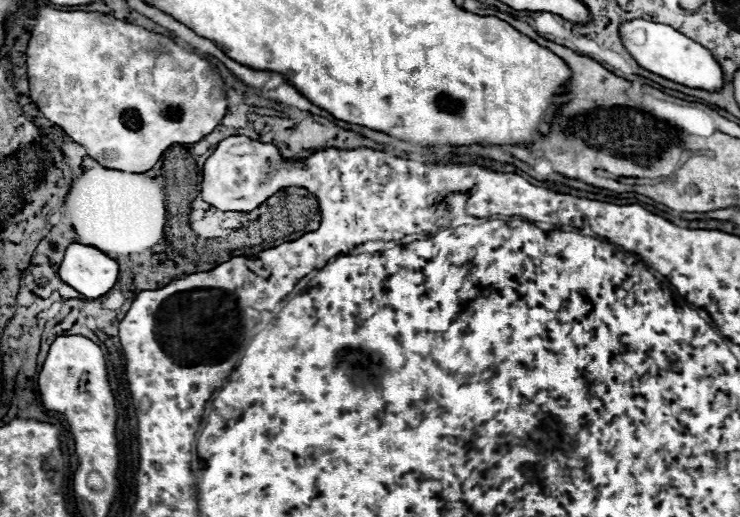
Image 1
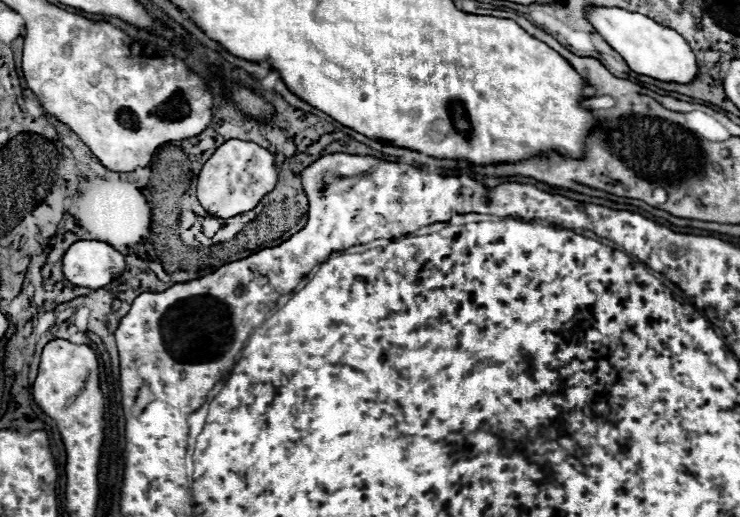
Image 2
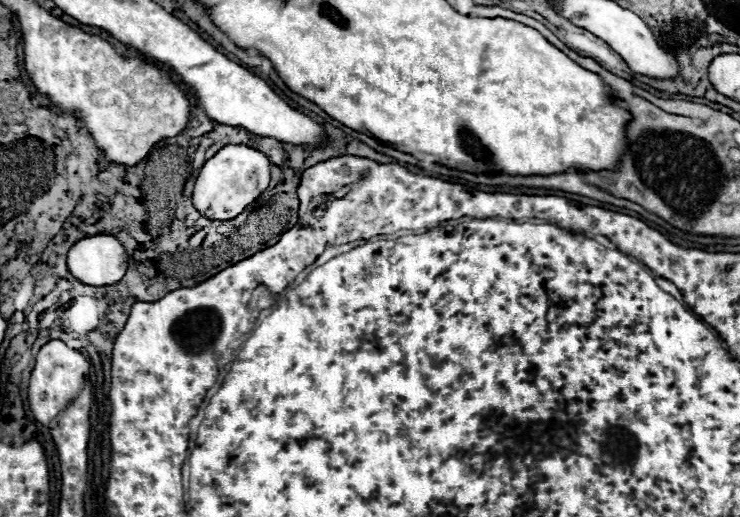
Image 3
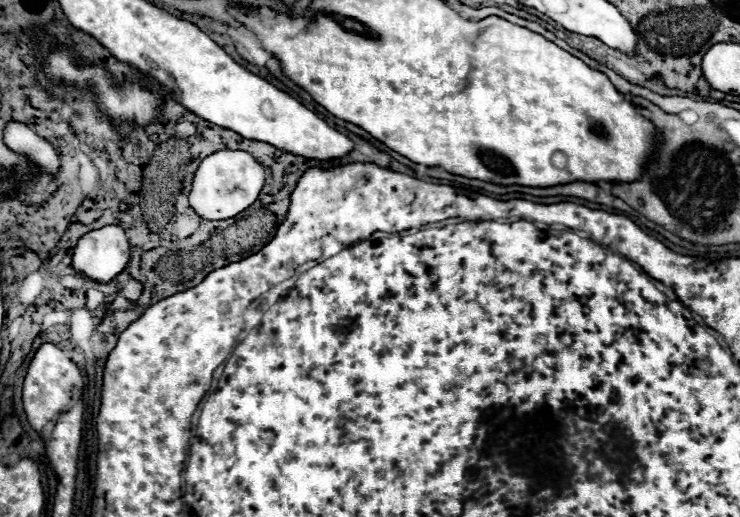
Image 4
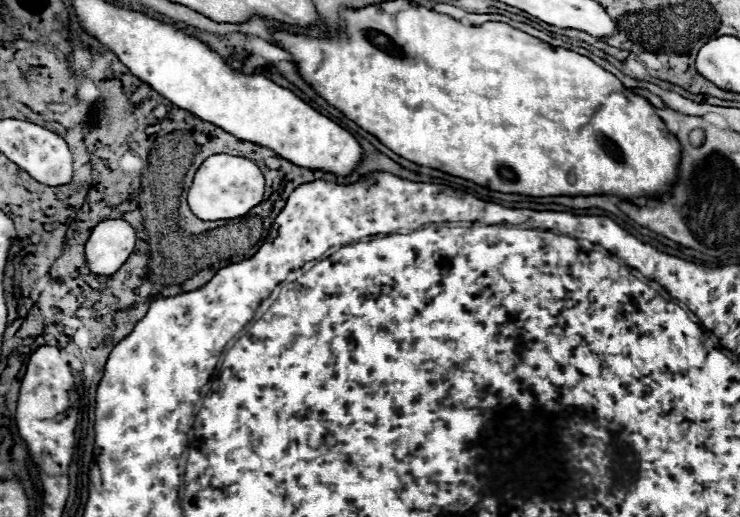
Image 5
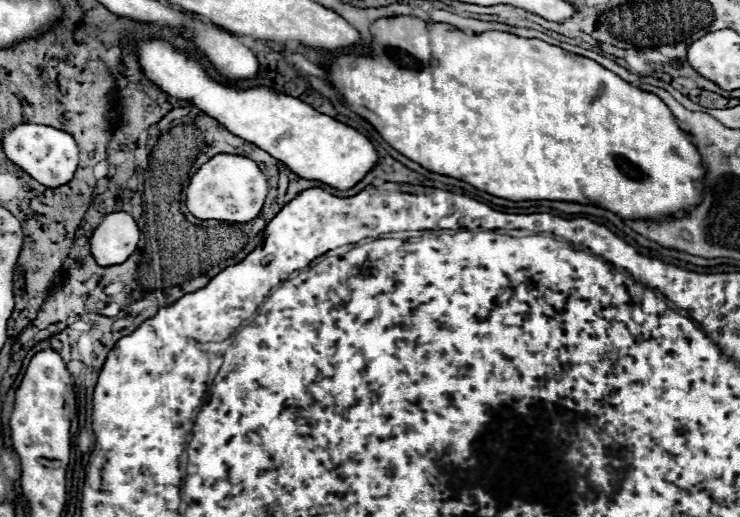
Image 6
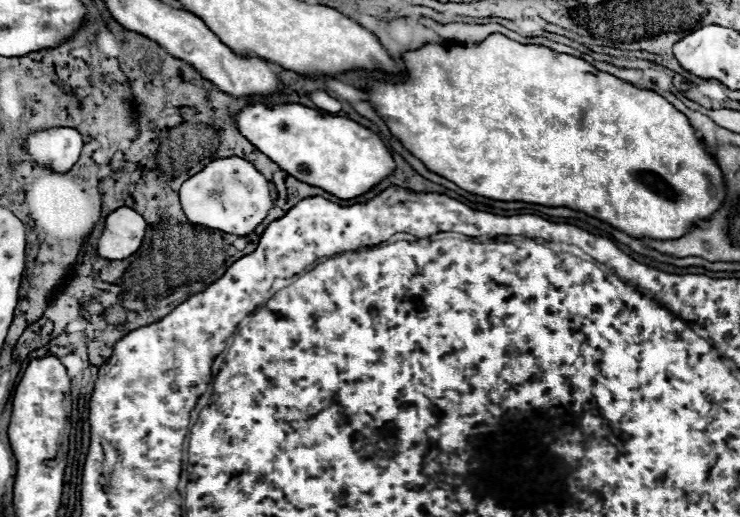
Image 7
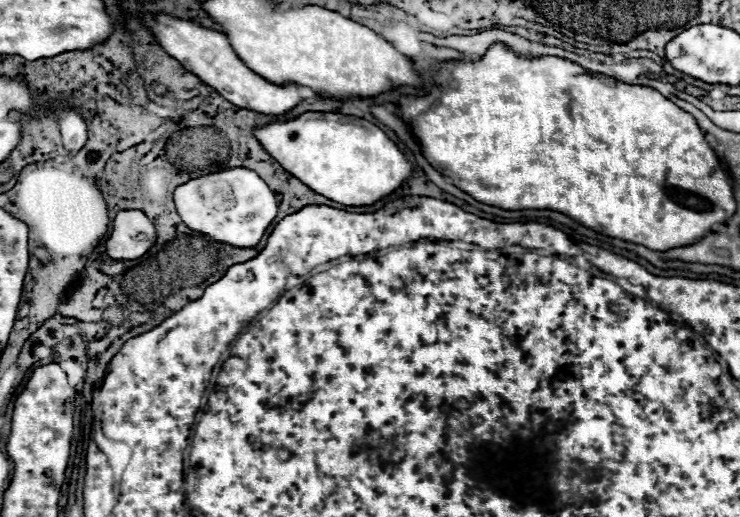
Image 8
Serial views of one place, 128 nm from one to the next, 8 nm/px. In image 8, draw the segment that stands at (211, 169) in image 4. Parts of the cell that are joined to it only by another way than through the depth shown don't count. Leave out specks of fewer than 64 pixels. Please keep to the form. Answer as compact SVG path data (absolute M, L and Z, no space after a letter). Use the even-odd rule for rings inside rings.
M228 168L188 180L176 188L174 202L188 228L214 240L236 244L238 248L256 246L276 216L272 190L254 170L248 168Z

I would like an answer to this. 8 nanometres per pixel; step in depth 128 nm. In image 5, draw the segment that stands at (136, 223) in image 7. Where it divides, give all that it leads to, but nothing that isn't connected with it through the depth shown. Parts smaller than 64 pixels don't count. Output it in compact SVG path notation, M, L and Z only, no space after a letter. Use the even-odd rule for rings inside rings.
M104 220L86 242L86 264L94 274L112 276L128 260L136 244L134 228L124 220Z

